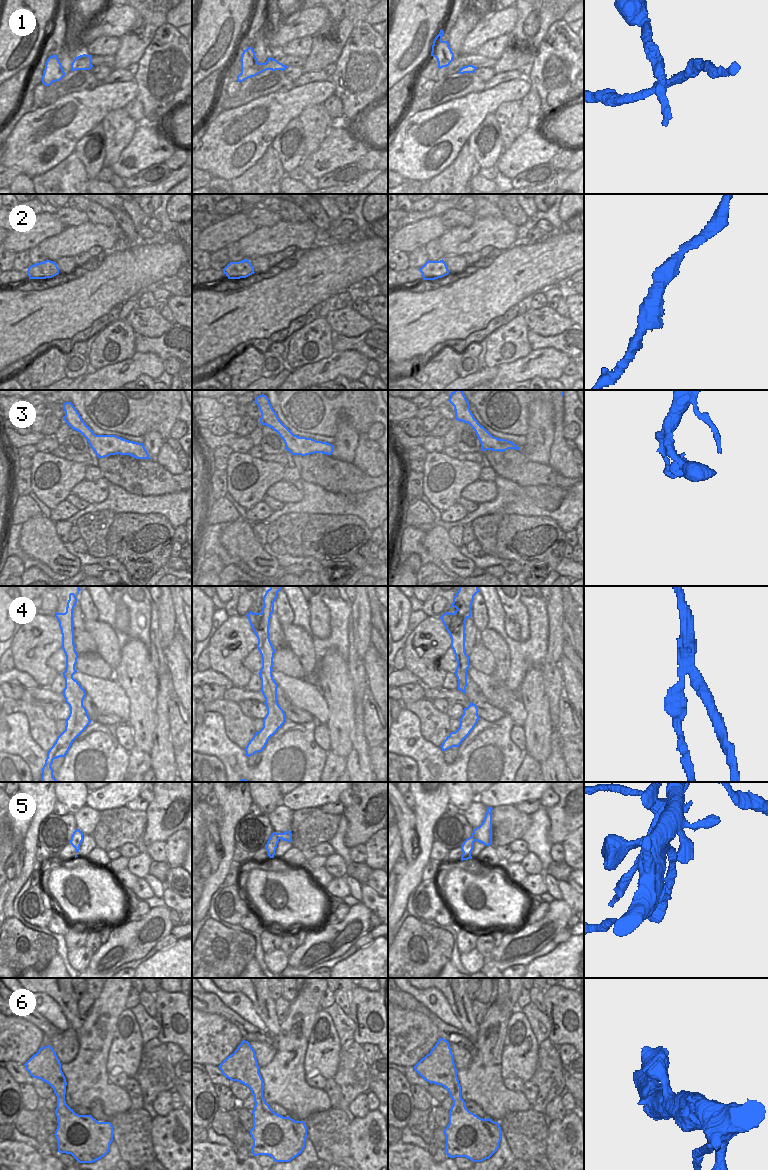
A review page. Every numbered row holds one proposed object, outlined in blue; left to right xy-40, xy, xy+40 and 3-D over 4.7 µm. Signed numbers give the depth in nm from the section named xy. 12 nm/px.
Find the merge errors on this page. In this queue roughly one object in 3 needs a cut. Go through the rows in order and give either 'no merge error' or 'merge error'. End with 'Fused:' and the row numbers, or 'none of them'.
1: merge error
2: no merge error
3: no merge error
4: merge error
5: merge error
6: no merge error
Fused: 1, 4, 5

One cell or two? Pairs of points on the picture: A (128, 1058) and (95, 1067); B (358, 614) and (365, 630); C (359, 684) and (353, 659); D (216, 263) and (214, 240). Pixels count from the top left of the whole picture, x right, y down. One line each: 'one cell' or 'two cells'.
A: two cells
B: one cell
C: one cell
D: two cells

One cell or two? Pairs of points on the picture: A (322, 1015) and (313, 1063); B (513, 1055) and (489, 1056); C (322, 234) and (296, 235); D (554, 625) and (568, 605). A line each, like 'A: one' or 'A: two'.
A: one
B: two
C: two
D: two

